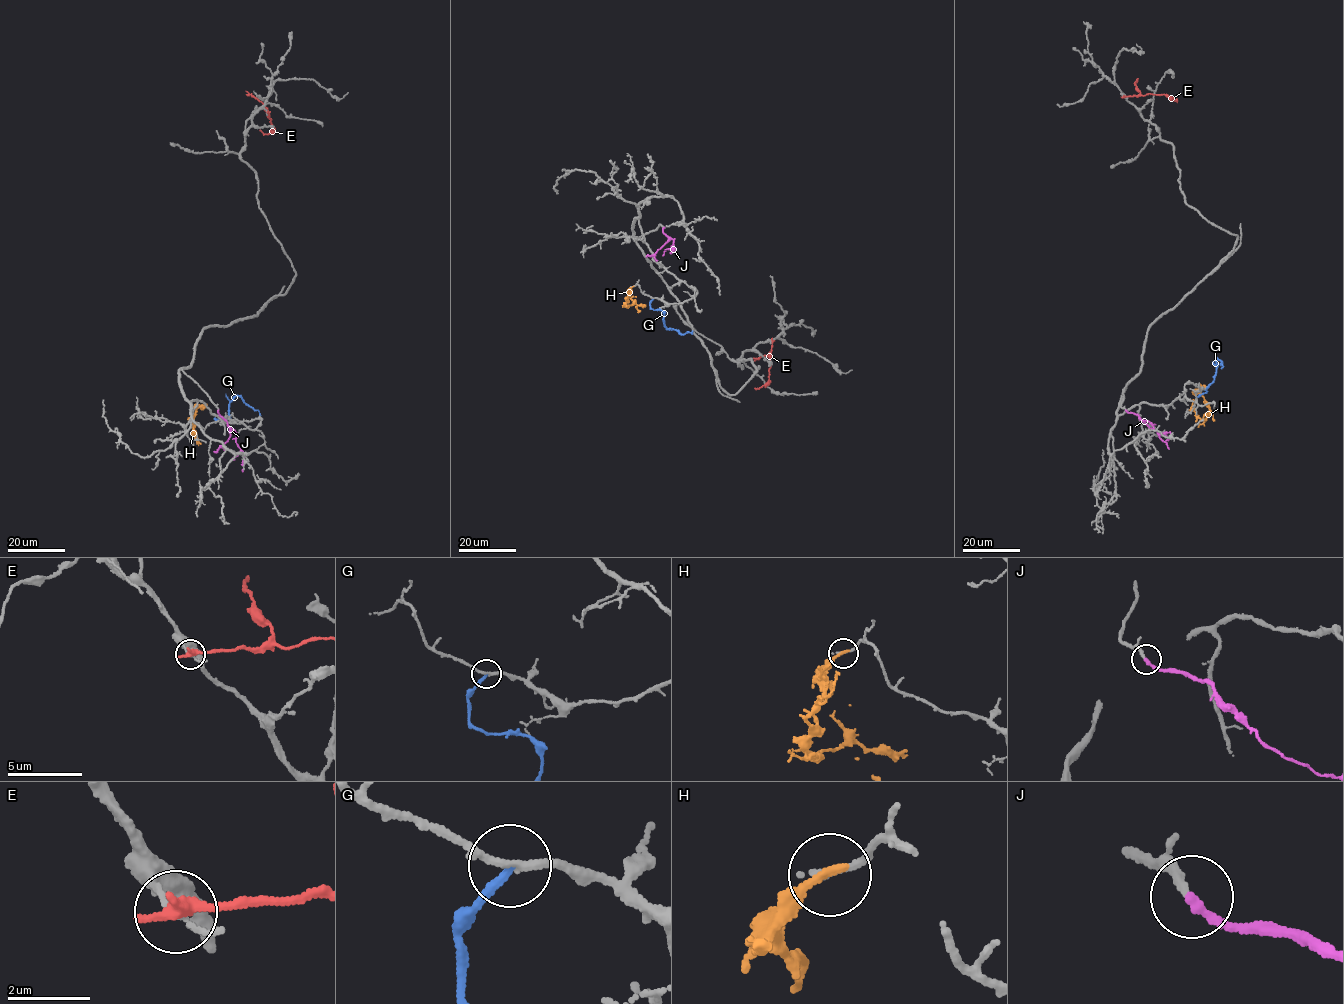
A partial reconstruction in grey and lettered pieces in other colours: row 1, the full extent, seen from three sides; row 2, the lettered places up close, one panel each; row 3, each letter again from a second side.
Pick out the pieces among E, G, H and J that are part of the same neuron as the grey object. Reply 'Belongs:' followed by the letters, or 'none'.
Belongs: J

